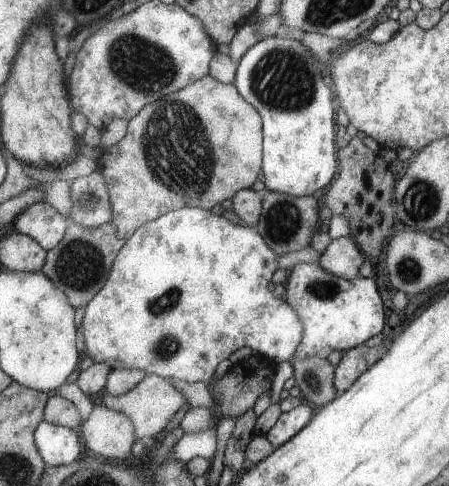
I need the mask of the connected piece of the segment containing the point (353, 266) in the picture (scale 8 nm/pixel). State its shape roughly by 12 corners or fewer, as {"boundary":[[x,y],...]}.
{"boundary":[[349,235],[334,239],[320,266],[353,279],[362,266],[360,247]]}

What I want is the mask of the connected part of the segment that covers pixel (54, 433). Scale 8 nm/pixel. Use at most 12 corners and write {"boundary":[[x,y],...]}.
{"boundary":[[42,421],[38,450],[50,466],[74,462],[79,431]]}

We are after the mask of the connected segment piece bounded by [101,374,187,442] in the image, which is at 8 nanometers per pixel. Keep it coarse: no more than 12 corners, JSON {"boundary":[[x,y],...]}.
{"boundary":[[147,374],[101,404],[132,420],[151,442],[186,402],[169,379]]}

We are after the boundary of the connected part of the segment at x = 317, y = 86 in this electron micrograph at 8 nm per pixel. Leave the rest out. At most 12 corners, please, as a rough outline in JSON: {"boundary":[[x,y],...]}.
{"boundary":[[276,34],[233,83],[266,118],[265,188],[295,197],[339,170],[320,61]]}

